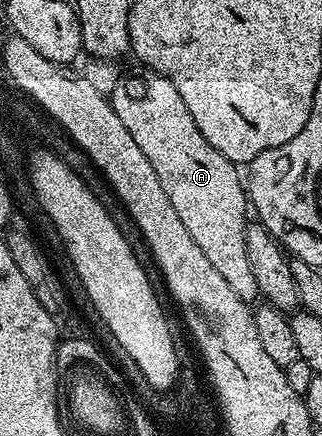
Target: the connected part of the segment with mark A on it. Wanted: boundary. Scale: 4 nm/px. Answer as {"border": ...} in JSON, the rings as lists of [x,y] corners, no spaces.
{"border":[[[143,65],[135,66],[120,74],[118,85],[114,85],[110,96],[114,113],[118,113],[118,117],[122,117],[122,125],[126,125],[126,129],[130,129],[130,137],[134,137],[138,149],[142,149],[142,153],[146,153],[146,157],[150,160],[150,165],[154,165],[154,173],[158,173],[158,181],[162,181],[162,189],[166,189],[166,197],[170,197],[170,205],[174,205],[174,210],[178,212],[182,225],[186,225],[190,237],[194,237],[198,249],[202,249],[202,254],[209,259],[210,265],[214,265],[216,272],[225,279],[226,285],[230,285],[230,289],[234,289],[234,293],[238,293],[238,297],[242,297],[245,301],[255,300],[258,296],[258,284],[254,282],[254,273],[250,270],[250,260],[246,257],[246,227],[250,222],[250,203],[246,198],[246,187],[242,182],[241,172],[240,175],[236,172],[239,171],[237,164],[222,157],[222,153],[218,153],[218,149],[214,149],[214,145],[210,145],[206,141],[206,137],[202,137],[202,133],[198,133],[198,125],[194,125],[194,117],[190,117],[190,109],[186,109],[186,101],[182,101],[178,89],[174,89],[174,85],[170,85],[170,81],[166,81],[166,77],[162,77],[162,73],[152,71]]]}

